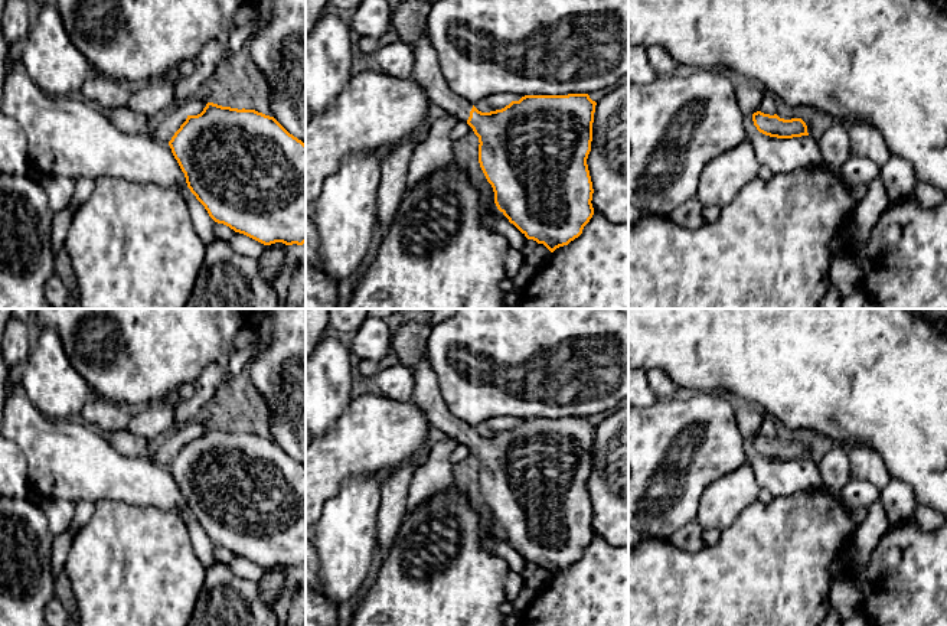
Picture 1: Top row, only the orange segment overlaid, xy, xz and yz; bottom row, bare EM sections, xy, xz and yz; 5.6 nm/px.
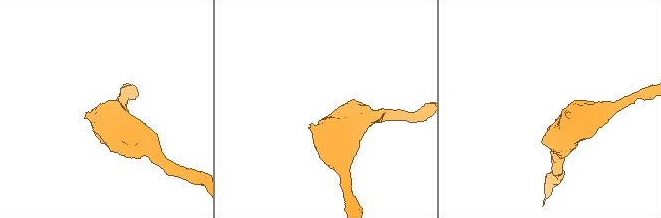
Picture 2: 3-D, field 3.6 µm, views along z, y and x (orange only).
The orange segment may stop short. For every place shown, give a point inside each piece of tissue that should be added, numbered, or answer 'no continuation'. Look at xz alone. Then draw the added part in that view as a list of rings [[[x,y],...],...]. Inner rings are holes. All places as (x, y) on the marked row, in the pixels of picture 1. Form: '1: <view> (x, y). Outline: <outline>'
1: xz (427, 74). Outline: [[[427,29],[412,45],[412,49],[414,68],[411,78],[425,91],[431,105],[437,113],[453,114],[460,121],[467,123],[473,104],[450,89],[441,74],[438,55],[427,33]]]

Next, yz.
no continuation

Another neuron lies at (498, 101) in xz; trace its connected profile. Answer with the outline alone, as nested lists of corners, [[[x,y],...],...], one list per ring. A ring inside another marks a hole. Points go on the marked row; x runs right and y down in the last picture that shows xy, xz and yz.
[[[499,92],[480,100],[479,102],[474,104],[474,107],[481,113],[490,113],[502,110],[512,101],[519,101],[520,98],[522,98],[520,95],[509,95],[506,92]]]

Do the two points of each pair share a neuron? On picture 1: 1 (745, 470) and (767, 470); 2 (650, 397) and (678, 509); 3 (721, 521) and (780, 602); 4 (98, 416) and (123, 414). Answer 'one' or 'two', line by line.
1: two
2: two
3: two
4: one

